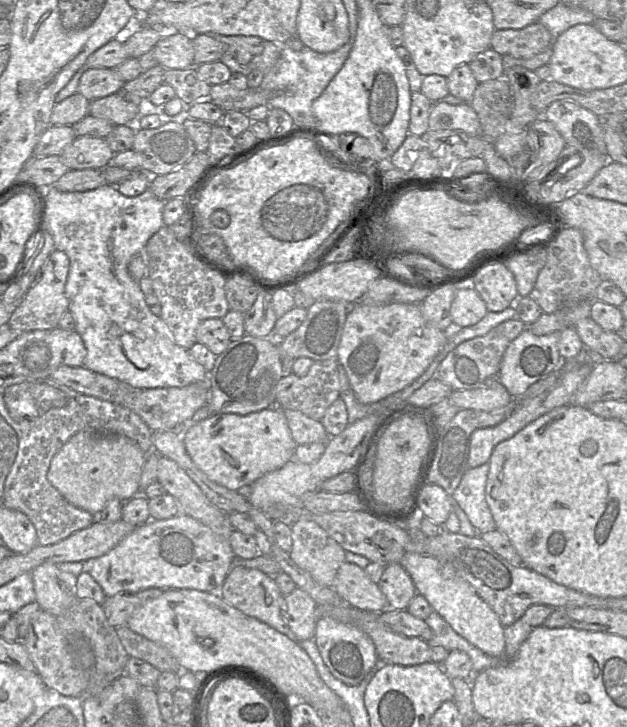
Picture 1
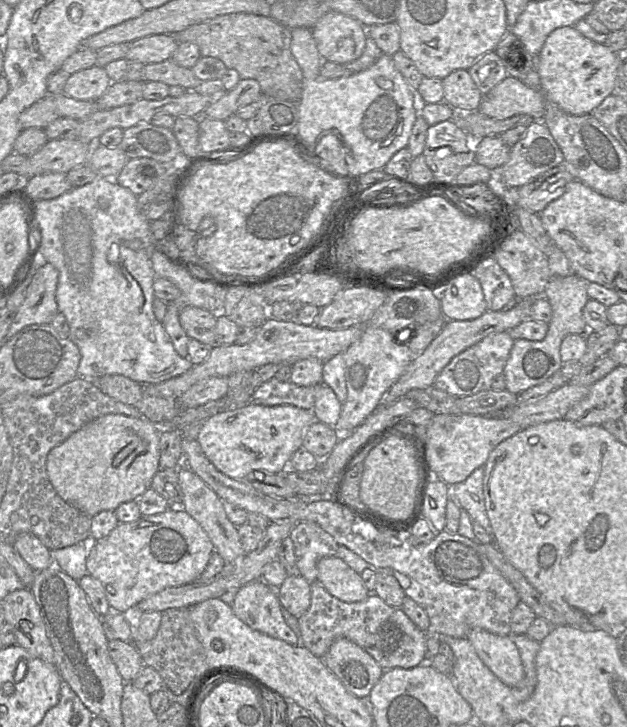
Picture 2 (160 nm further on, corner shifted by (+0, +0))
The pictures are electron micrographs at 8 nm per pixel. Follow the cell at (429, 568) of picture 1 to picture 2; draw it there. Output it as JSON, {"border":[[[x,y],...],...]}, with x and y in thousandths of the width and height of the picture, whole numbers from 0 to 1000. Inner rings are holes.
{"border":[[[758,864],[746,871],[743,878],[769,911],[797,937],[813,945],[823,945],[834,937],[836,917],[828,894],[813,873],[791,873]]]}

